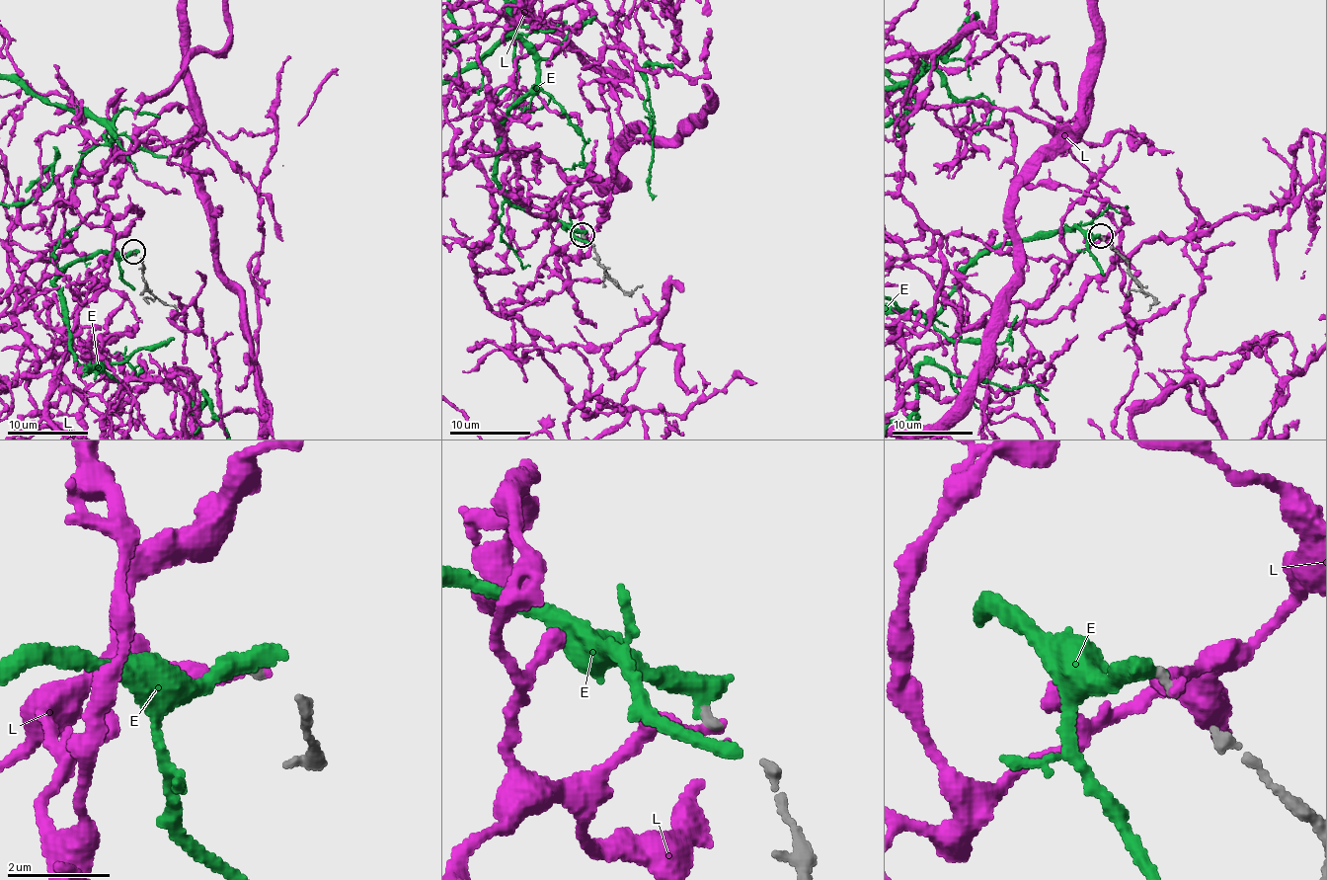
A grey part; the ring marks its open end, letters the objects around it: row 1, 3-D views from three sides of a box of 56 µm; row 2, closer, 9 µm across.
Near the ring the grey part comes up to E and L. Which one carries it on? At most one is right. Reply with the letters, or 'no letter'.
no letter

